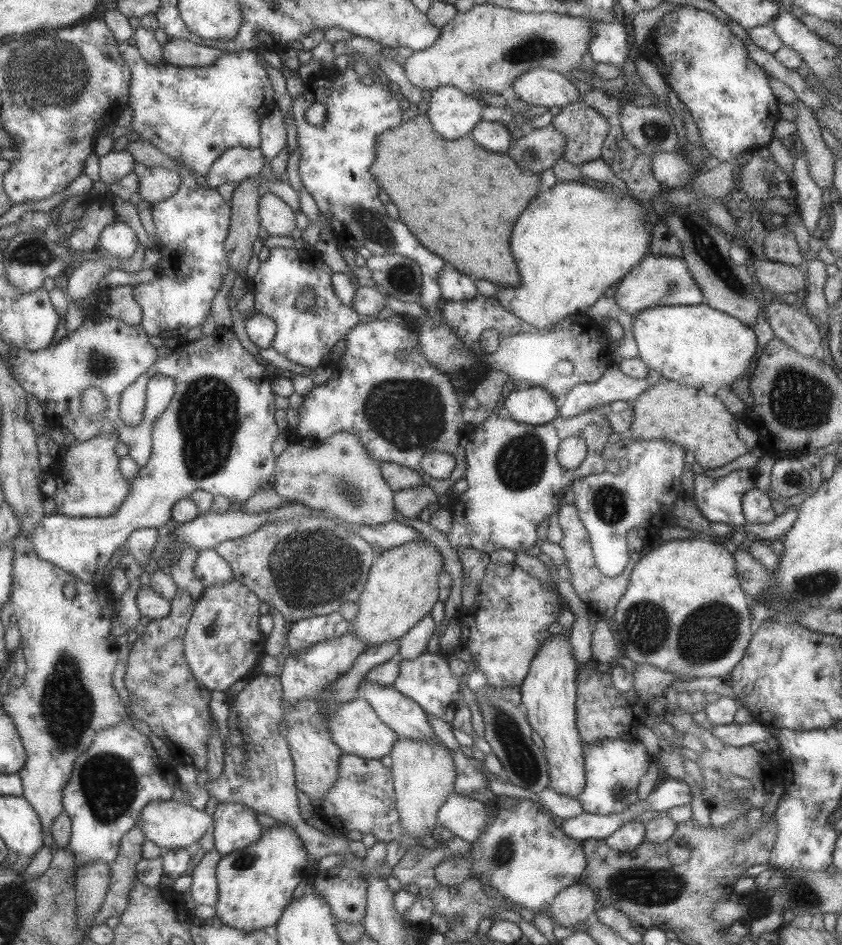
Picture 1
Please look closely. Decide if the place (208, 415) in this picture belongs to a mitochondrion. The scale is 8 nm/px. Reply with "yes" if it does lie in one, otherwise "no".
yes

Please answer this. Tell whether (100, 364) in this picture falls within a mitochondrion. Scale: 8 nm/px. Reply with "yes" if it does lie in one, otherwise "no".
yes

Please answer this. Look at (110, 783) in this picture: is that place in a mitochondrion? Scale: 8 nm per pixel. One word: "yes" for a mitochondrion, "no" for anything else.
yes

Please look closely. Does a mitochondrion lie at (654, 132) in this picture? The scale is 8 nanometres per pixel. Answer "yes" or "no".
yes

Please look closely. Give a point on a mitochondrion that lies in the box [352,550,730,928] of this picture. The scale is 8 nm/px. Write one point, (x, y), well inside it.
(642, 885)

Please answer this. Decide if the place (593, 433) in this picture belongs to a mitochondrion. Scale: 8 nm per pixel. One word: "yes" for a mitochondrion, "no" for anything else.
no

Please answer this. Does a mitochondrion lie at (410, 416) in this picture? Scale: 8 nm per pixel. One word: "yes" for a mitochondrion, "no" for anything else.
yes

